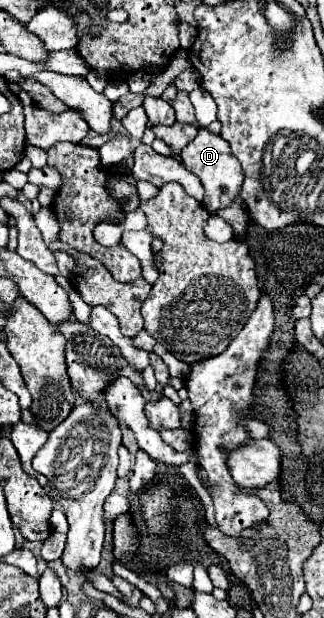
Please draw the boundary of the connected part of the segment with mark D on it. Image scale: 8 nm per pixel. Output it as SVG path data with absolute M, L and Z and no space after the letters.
M200 127L198 129L198 135L194 137L194 141L190 141L182 153L182 163L188 171L192 171L194 175L200 177L204 189L206 189L206 197L204 197L204 207L210 211L210 213L216 213L220 207L226 207L238 193L240 193L240 185L242 185L242 167L240 167L240 161L232 155L230 151L230 145L218 135L218 133L212 133L208 131L206 127Z

